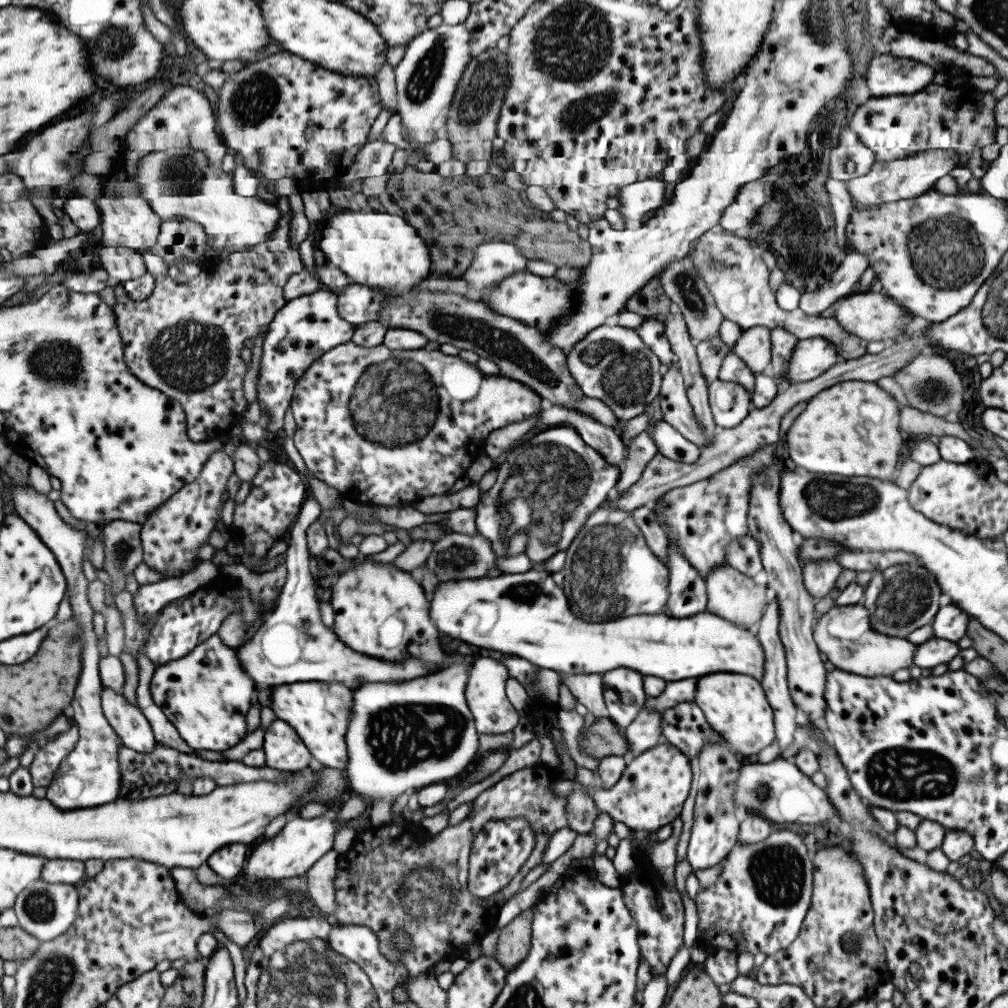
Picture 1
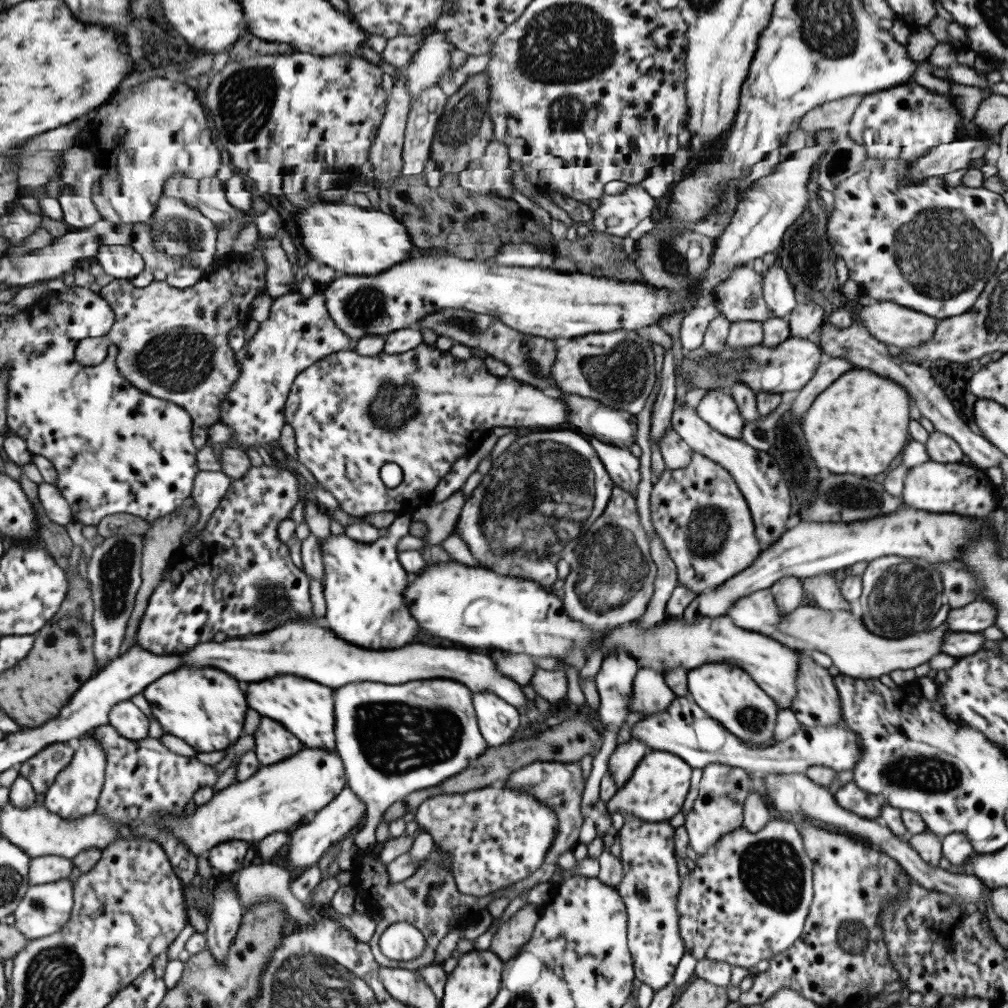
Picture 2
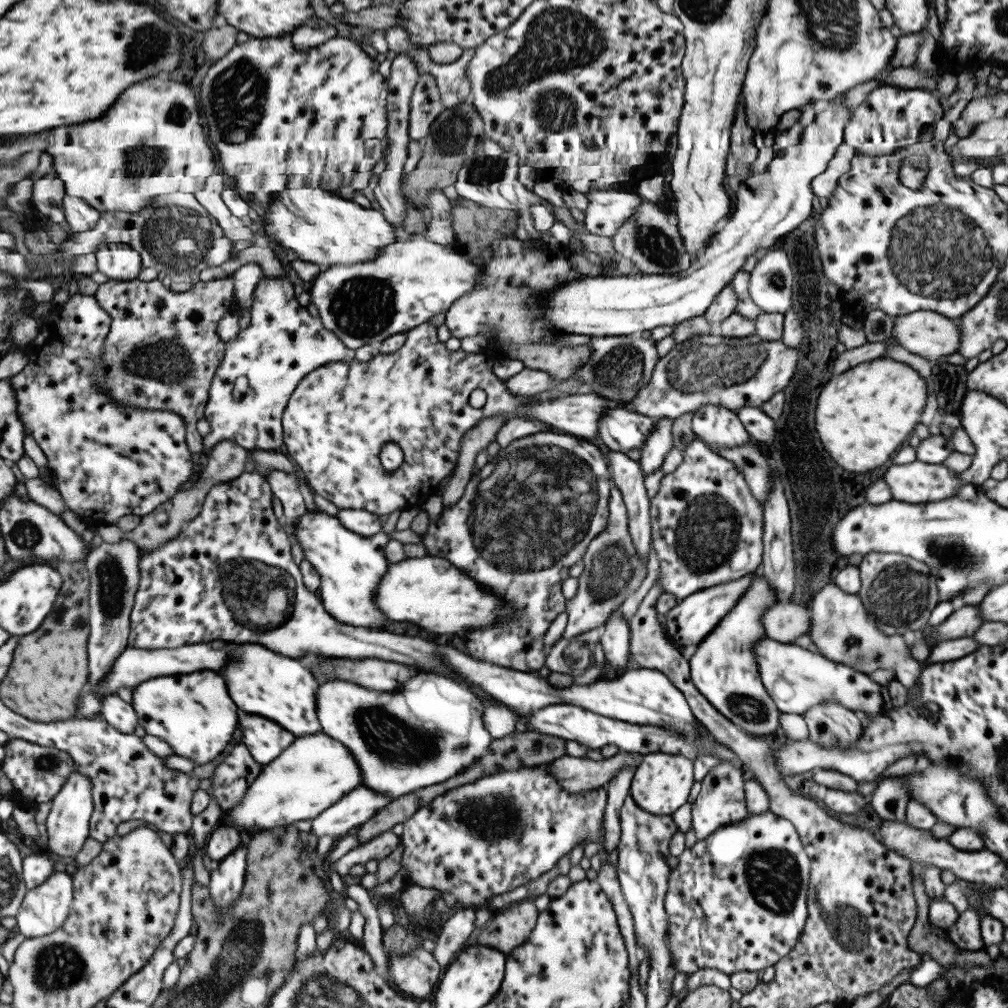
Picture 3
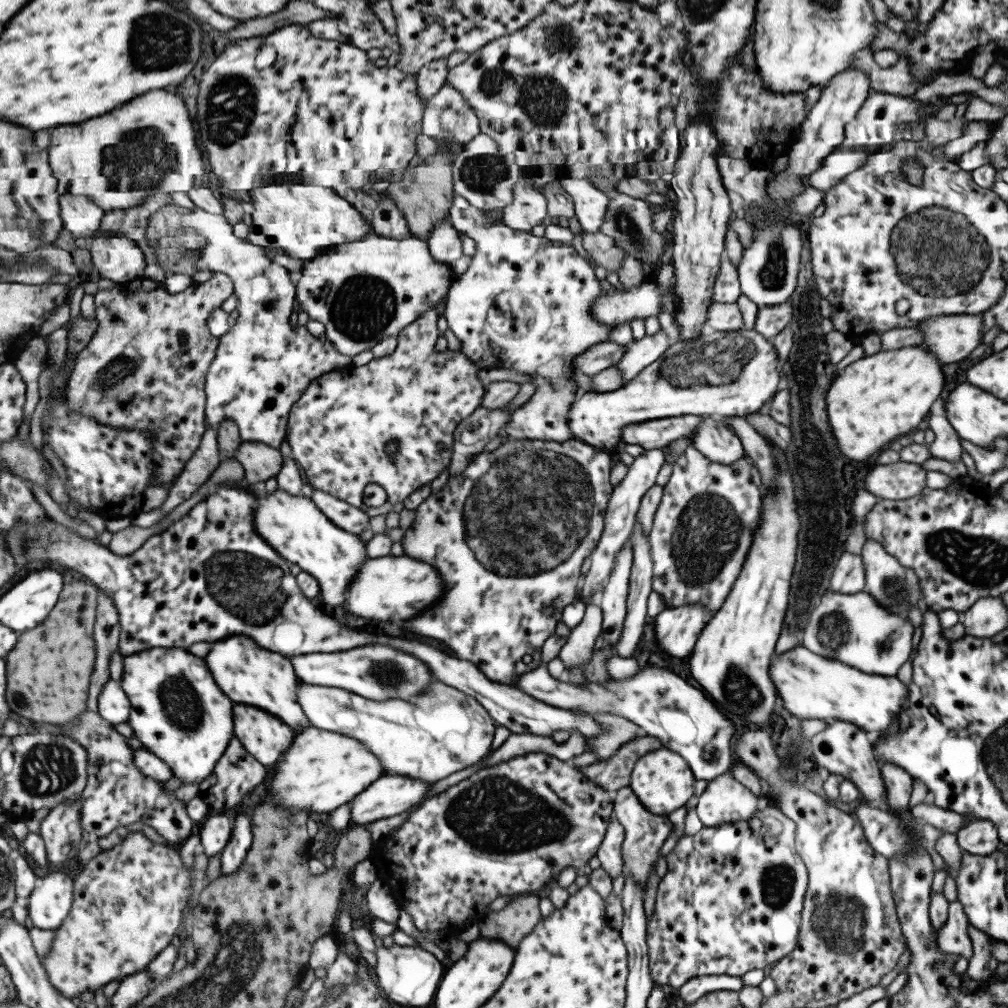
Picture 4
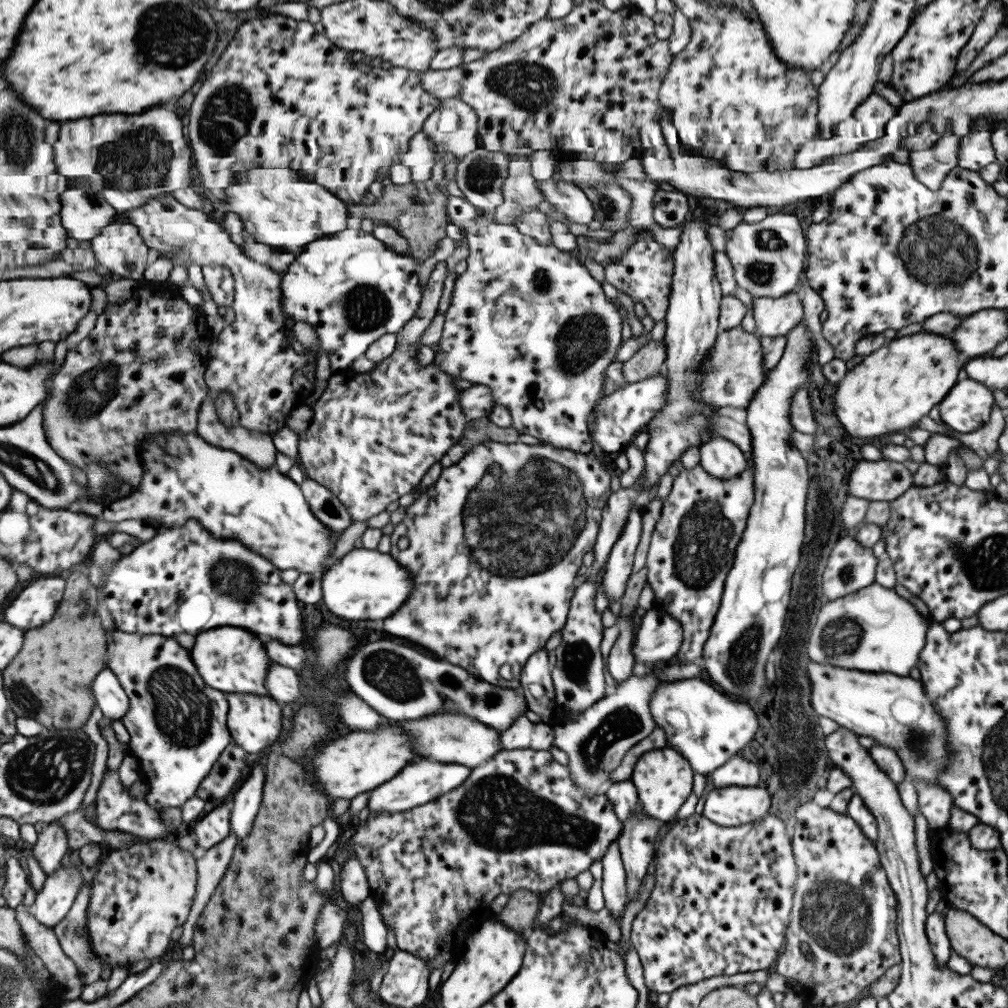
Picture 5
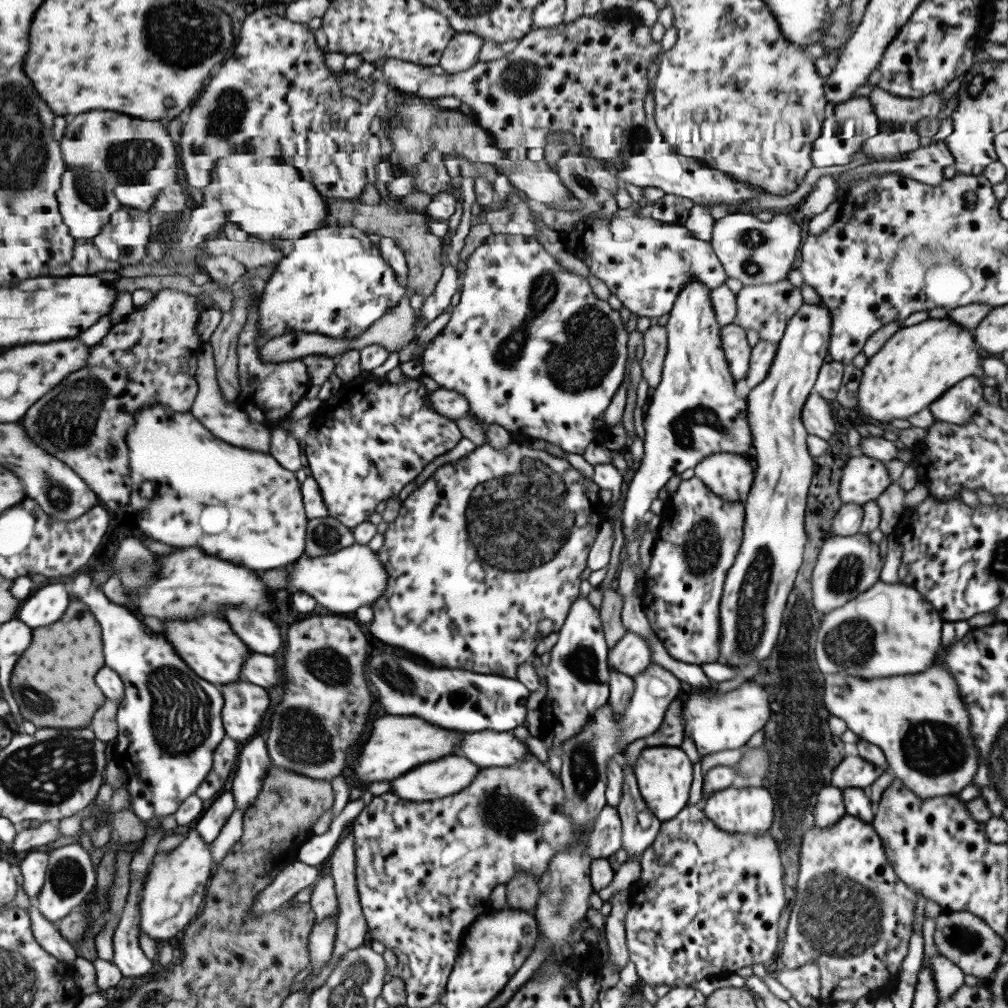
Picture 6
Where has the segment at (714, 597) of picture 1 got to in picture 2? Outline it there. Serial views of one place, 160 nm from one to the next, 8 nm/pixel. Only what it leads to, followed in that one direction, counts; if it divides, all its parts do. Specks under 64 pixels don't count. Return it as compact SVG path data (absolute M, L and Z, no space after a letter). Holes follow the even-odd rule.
M761 589L740 596L726 614L735 626L751 630L775 639L790 649L806 651L819 650L833 662L838 672L859 680L878 679L891 670L916 669L924 666L939 653L942 636L949 633L946 622L935 625L932 629L916 632L911 636L898 639L881 638L864 628L858 612L838 610L827 614L813 606L798 606L790 613L780 615L769 589Z

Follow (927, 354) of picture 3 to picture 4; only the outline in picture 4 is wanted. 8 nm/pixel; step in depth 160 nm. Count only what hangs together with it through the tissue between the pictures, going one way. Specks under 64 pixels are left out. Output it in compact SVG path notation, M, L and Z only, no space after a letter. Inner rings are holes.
M947 314L926 318L917 326L922 332L924 349L930 350L941 365L969 356L982 340L980 314Z

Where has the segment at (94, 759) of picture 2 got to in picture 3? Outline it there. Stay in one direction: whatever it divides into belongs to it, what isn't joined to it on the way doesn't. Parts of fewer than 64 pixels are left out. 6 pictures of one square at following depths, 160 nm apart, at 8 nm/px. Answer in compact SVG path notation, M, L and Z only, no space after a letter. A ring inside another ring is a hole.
M77 768L64 782L64 785L54 798L49 802L49 812L45 819L46 840L42 850L57 859L73 861L75 855L82 849L85 839L88 837L88 820L92 811L90 780L79 774Z

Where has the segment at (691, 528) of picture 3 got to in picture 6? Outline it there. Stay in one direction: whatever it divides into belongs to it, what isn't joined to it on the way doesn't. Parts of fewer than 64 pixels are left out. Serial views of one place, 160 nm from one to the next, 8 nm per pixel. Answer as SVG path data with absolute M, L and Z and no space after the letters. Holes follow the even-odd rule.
M693 476L687 480L681 480L677 489L664 501L660 518L654 523L655 539L650 551L650 562L644 570L641 578L643 588L640 590L640 601L645 613L646 620L649 623L653 634L661 641L661 644L668 652L668 656L683 664L703 665L719 661L719 637L720 637L720 618L719 618L719 601L722 595L722 586L727 570L737 556L738 548L742 537L742 524L744 520L743 502L728 502L713 494L697 477Z

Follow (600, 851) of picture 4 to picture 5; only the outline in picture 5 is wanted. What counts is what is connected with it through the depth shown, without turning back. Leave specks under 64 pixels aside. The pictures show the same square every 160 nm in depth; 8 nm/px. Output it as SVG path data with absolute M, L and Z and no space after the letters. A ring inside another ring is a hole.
M616 840L607 847L598 862L602 867L601 893L605 901L604 907L609 910L617 923L627 905L627 892L625 892L624 869Z

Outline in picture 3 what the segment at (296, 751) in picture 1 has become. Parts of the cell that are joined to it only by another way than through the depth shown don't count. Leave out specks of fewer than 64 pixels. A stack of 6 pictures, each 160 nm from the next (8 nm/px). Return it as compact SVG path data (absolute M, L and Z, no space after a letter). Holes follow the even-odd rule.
M239 713L238 727L241 728L240 742L260 765L269 764L277 758L295 738L294 734L275 722L251 713Z

